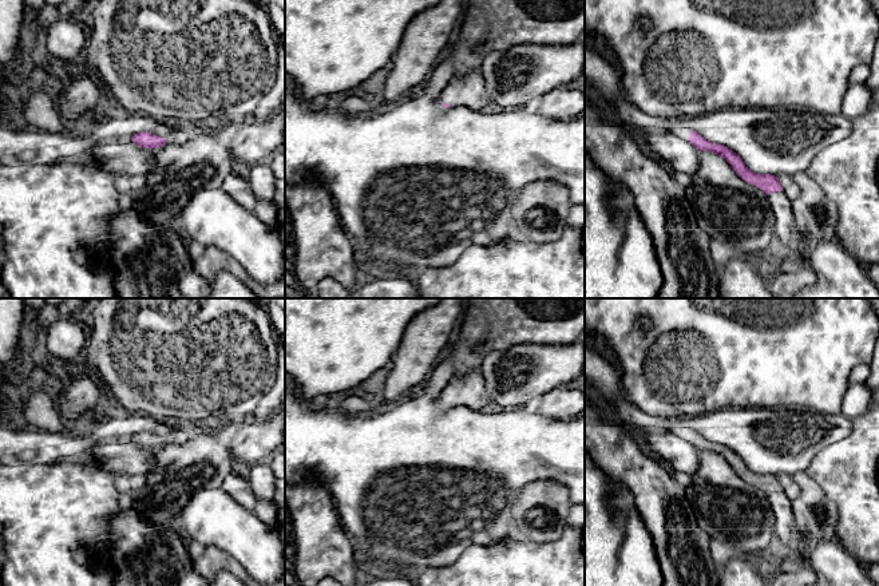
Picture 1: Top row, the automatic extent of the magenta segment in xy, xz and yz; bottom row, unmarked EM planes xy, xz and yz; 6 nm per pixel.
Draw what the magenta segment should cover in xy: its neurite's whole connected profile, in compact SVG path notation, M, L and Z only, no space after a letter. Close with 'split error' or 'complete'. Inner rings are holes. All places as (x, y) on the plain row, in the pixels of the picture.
M174 425L174 431L166 437L153 435L153 433L144 431L144 432L135 433L131 437L131 440L140 447L158 448L165 444L185 442L187 439L189 433L190 432L186 428L186 425Z | split error

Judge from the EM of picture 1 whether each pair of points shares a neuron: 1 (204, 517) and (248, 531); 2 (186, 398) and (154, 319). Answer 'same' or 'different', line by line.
1: same
2: same

